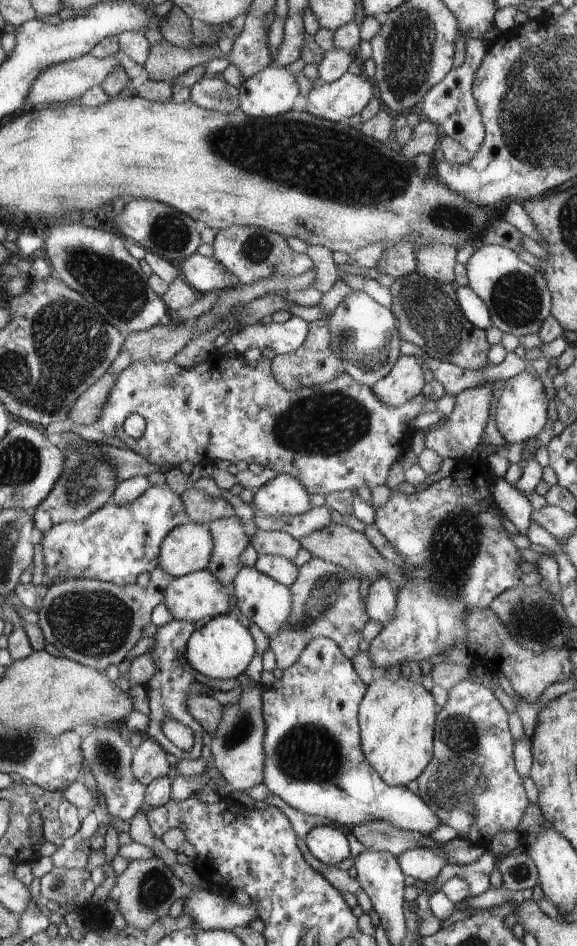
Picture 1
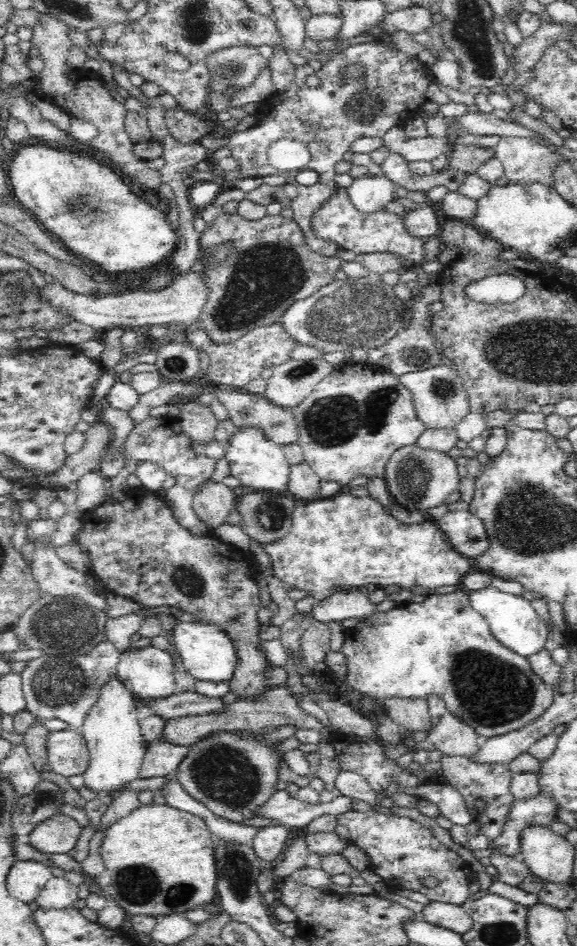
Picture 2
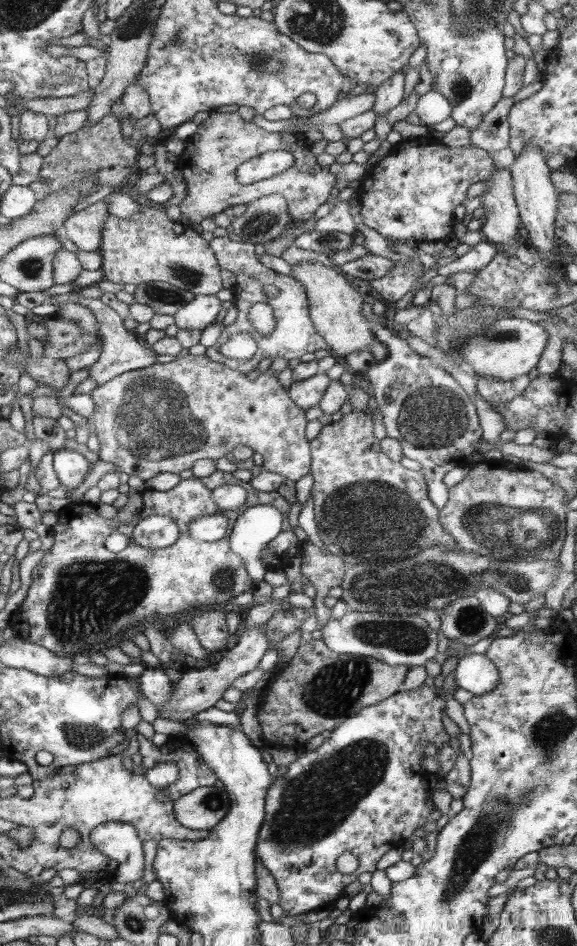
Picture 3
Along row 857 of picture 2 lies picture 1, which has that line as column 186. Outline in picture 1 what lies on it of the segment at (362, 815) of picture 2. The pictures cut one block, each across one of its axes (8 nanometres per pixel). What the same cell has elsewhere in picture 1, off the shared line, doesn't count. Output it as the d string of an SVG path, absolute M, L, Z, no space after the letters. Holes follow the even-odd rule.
M236 354L232 358L211 357L188 370L176 365L173 360L160 364L132 362L117 376L95 426L103 434L118 438L150 464L160 466L162 471L179 468L180 464L188 462L190 452L196 446L196 454L200 454L202 460L206 457L214 464L217 460L232 463L244 460L249 465L260 464L278 474L299 478L311 494L326 496L340 490L356 493L361 487L387 486L388 473L398 457L409 448L416 430L414 420L422 413L428 400L420 393L402 406L386 406L376 398L372 387L356 382L347 372L327 385L288 390L275 378L272 361L263 357L256 362L256 366L248 365L243 356ZM134 413L145 420L145 430L139 438L131 437L124 430L126 418Z

